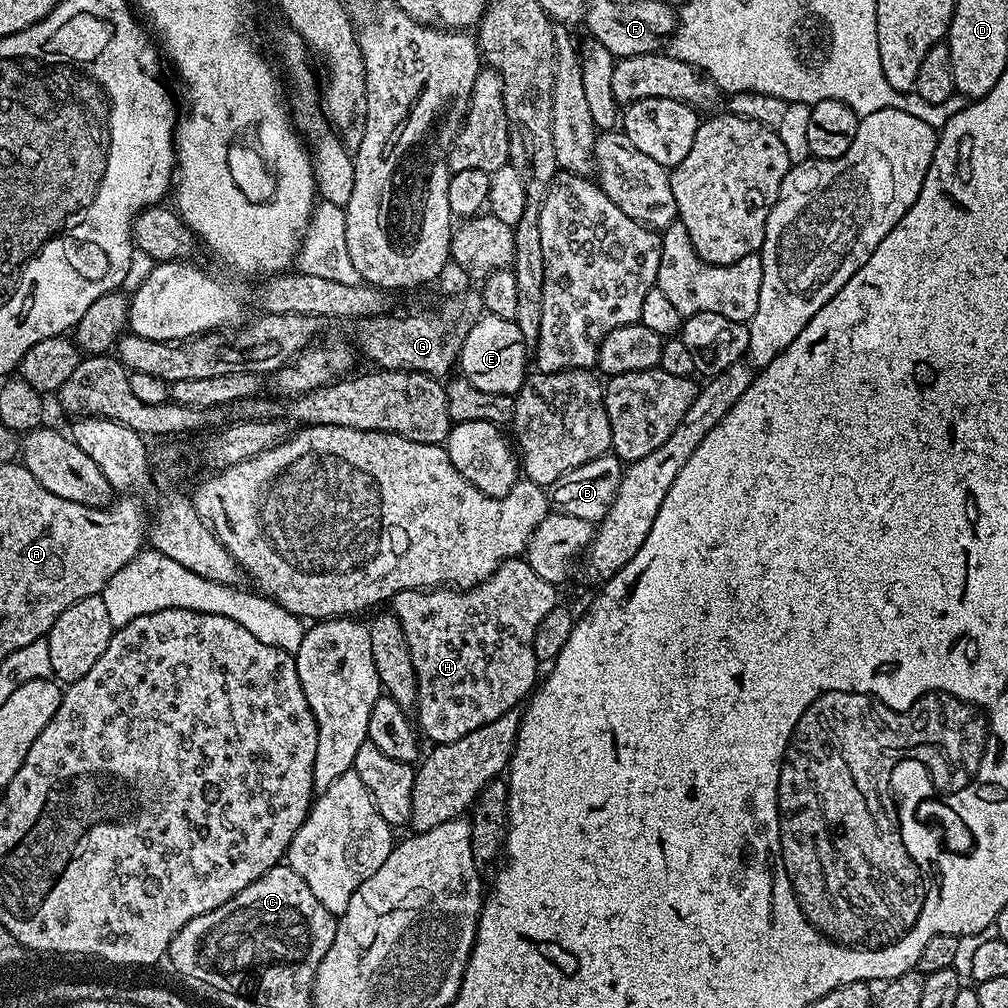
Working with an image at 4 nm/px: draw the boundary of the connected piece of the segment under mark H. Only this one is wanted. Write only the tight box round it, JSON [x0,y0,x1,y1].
[390,558,557,745]

